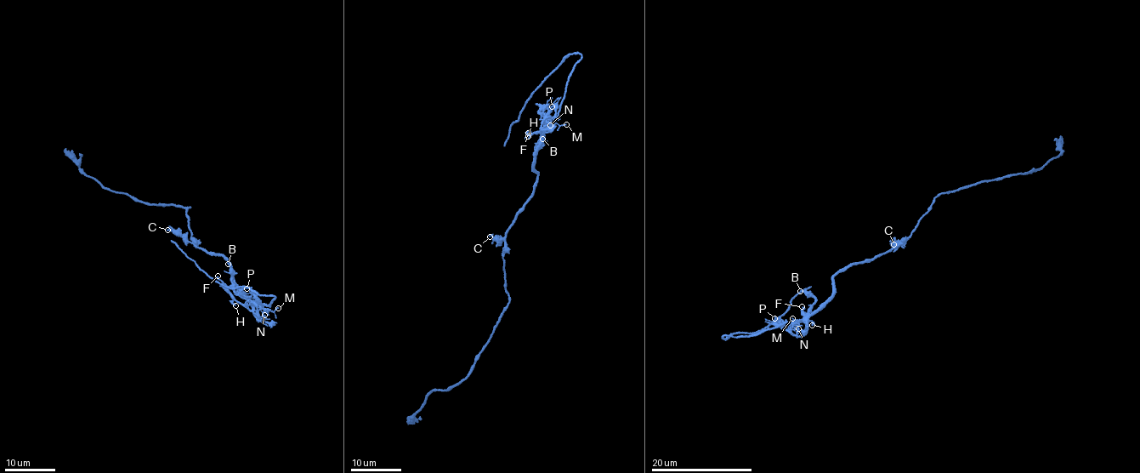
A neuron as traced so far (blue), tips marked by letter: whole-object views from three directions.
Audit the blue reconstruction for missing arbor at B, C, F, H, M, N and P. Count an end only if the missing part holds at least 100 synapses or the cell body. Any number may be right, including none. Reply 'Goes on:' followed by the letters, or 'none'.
Goes on: none

